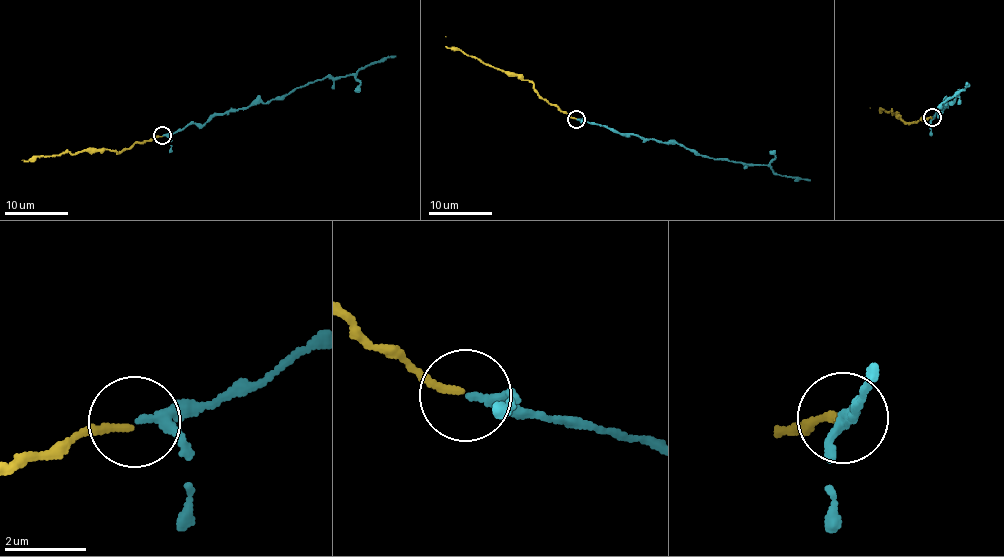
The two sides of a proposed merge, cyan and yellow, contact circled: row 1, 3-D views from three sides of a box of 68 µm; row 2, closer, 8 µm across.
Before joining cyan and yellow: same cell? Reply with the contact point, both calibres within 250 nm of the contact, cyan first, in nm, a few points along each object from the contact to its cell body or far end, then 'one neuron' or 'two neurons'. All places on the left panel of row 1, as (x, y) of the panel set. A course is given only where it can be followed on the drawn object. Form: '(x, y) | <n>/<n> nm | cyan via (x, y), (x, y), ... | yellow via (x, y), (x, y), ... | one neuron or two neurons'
(162, 135) | 180/170 nm | cyan via (162, 136), (205, 123), (231, 110), (280, 100), (301, 86), (327, 76), (352, 75), (368, 64), (396, 56) | yellow via (162, 136), (136, 142), (117, 153), (109, 149), (82, 150), (79, 153), (62, 152), (22, 160) | one neuron

